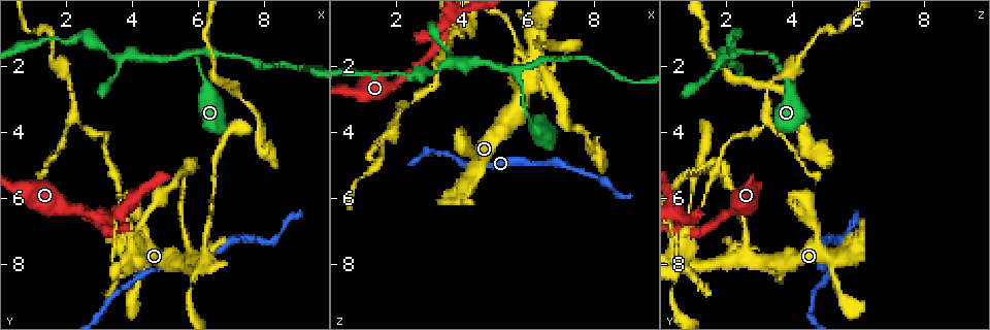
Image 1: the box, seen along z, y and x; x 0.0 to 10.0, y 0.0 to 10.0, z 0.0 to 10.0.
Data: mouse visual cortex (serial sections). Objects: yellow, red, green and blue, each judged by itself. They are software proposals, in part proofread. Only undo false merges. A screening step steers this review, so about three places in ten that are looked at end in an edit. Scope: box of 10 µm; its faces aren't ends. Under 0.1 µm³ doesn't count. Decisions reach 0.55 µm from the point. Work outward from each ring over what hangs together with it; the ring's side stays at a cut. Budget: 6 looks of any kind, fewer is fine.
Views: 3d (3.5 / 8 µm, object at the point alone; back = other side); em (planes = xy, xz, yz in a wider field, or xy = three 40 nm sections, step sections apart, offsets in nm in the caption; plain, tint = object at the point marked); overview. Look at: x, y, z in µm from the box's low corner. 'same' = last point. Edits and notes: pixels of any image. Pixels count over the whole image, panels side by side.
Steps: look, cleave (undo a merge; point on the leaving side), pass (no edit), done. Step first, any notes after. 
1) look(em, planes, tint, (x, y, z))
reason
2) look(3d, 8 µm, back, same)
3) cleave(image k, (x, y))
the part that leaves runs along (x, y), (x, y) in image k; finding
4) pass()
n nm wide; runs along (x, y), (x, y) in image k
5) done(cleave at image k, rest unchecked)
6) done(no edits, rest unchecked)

look(3d, 3.5 µm, back, (5.85, 7.80, 2.65))
abrupt turn

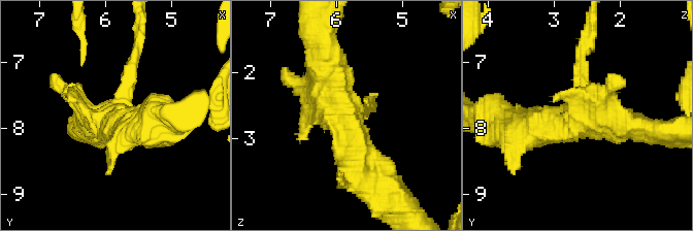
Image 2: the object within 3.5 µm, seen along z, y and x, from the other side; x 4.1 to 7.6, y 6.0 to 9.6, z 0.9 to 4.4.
look(em, xy, step 2, tint, (5.85, 7.75, 2.65))

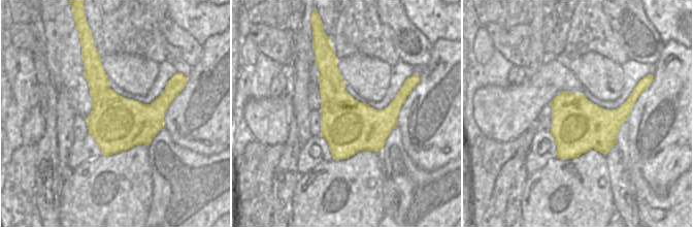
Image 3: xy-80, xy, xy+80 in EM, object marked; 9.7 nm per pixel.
pass()
500 nm wide; runs along (519, 125), (571, 119), (582, 48) in image 2; one cell here

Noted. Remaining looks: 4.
look(3d, 3.5 µm, (5.60, 5.05, 1.15))
a narrow waist

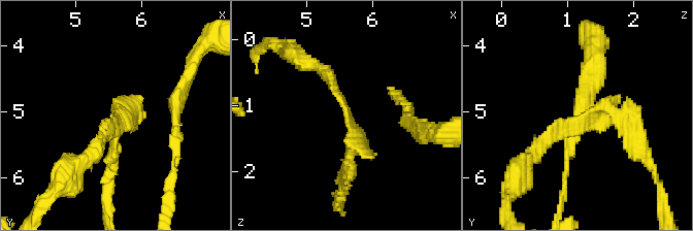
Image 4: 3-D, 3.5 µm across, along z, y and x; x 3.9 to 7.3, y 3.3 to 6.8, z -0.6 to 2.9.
look(em, planes, tint, (5.60, 5.10, 1.20))
arms of 200, 200 nm; need the tissue

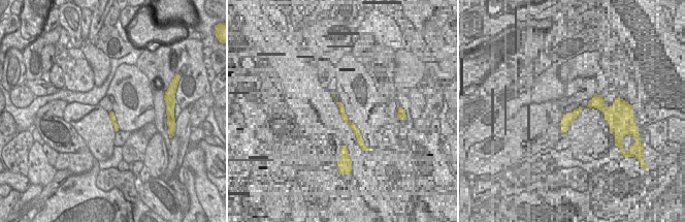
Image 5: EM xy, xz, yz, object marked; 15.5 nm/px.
cleave(image 4, (570, 122))
a second cell is stuck on

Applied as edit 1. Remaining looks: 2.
done(cleave at image 4, rest unchecked)

